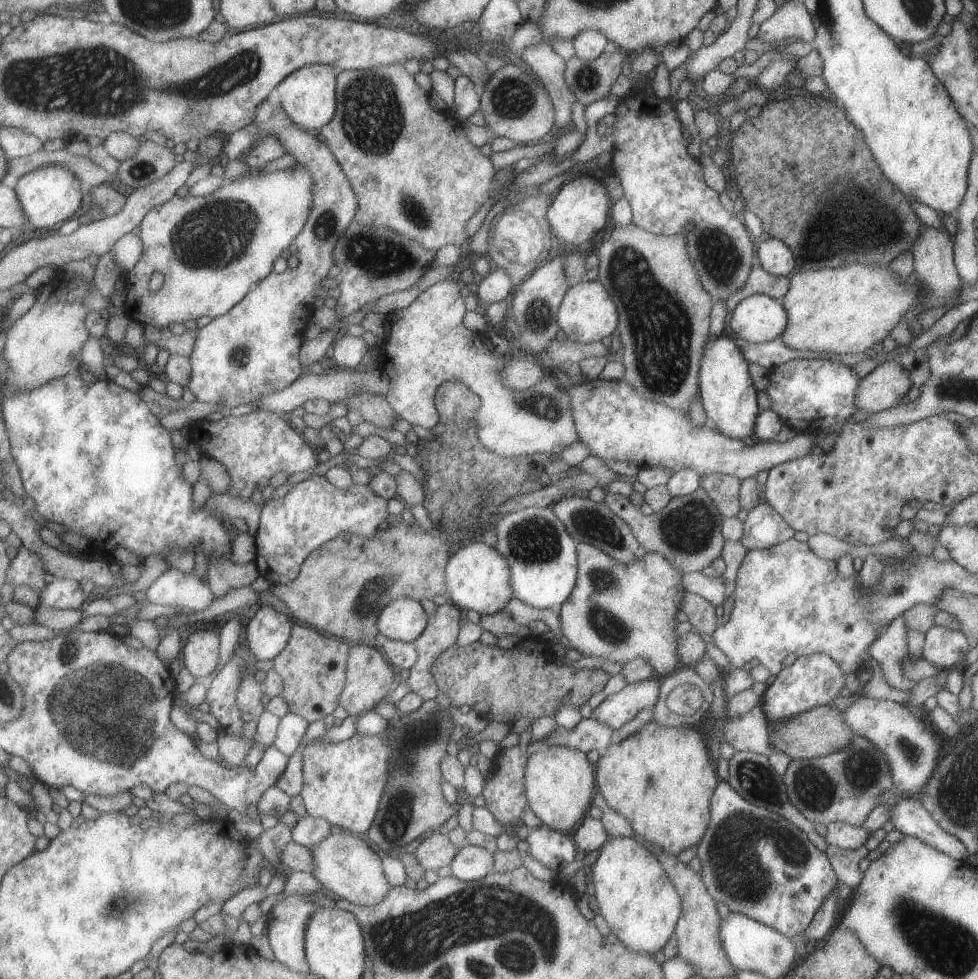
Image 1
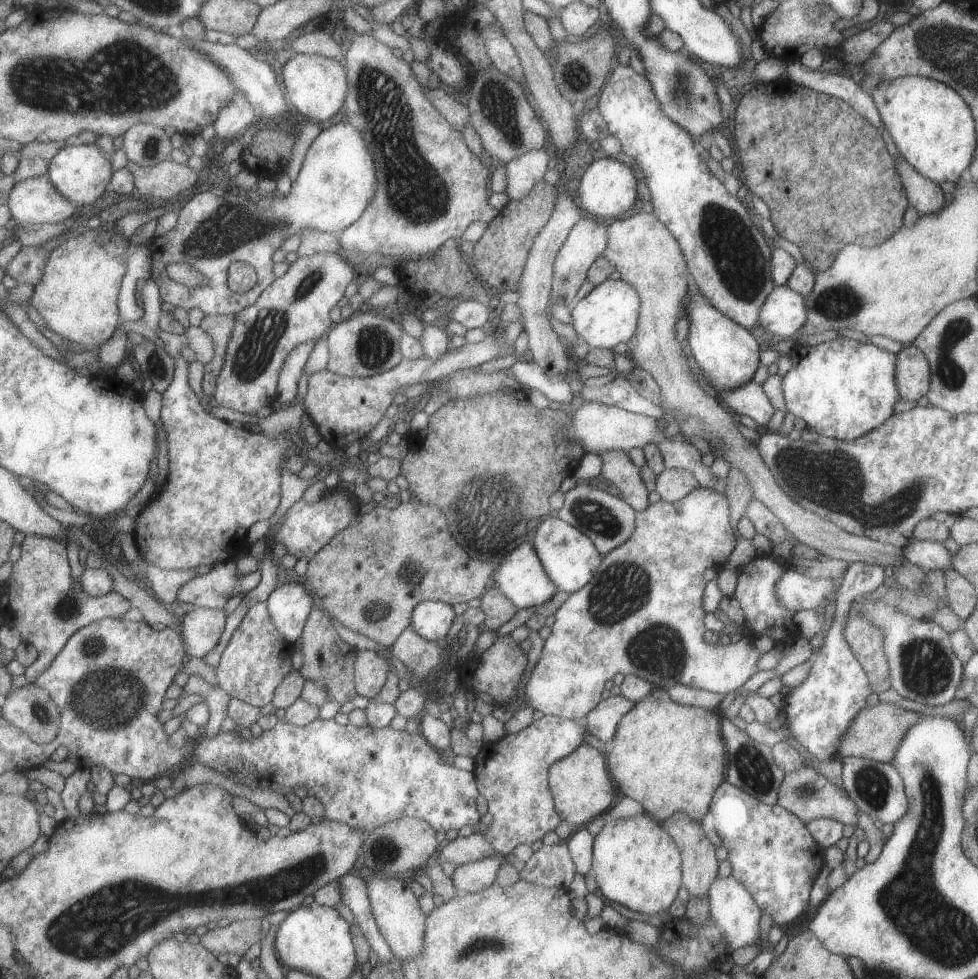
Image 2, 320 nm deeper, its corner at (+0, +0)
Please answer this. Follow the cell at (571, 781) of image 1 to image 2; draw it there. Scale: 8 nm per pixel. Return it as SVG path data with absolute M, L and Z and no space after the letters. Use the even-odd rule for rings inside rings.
M590 742L581 744L567 757L552 764L548 779L554 810L561 816L561 820L573 829L586 826L592 820L601 817L601 813L613 804L615 792L609 778L605 755L593 748Z

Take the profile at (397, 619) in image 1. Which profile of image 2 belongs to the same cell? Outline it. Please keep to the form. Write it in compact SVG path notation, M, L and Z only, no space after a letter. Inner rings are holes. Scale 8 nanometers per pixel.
M441 601L421 602L413 610L412 626L423 638L444 643L457 614L453 606Z

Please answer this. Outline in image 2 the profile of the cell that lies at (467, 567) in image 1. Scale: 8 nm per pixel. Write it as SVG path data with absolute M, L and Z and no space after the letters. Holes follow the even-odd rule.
M519 544L509 551L503 558L496 560L497 566L491 583L493 583L509 603L517 610L539 606L543 602L552 598L556 594L555 584L551 582L546 574L542 562L537 556L537 552L531 544Z

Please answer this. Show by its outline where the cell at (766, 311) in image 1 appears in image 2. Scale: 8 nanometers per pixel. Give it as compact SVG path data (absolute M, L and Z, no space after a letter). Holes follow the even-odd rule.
M775 285L757 312L759 328L776 340L794 338L805 322L803 298L785 285Z

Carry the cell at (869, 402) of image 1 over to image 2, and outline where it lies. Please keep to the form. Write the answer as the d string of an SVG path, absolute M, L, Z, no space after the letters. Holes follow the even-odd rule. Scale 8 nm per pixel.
M914 345L895 354L895 388L903 401L917 401L929 390L929 366Z

